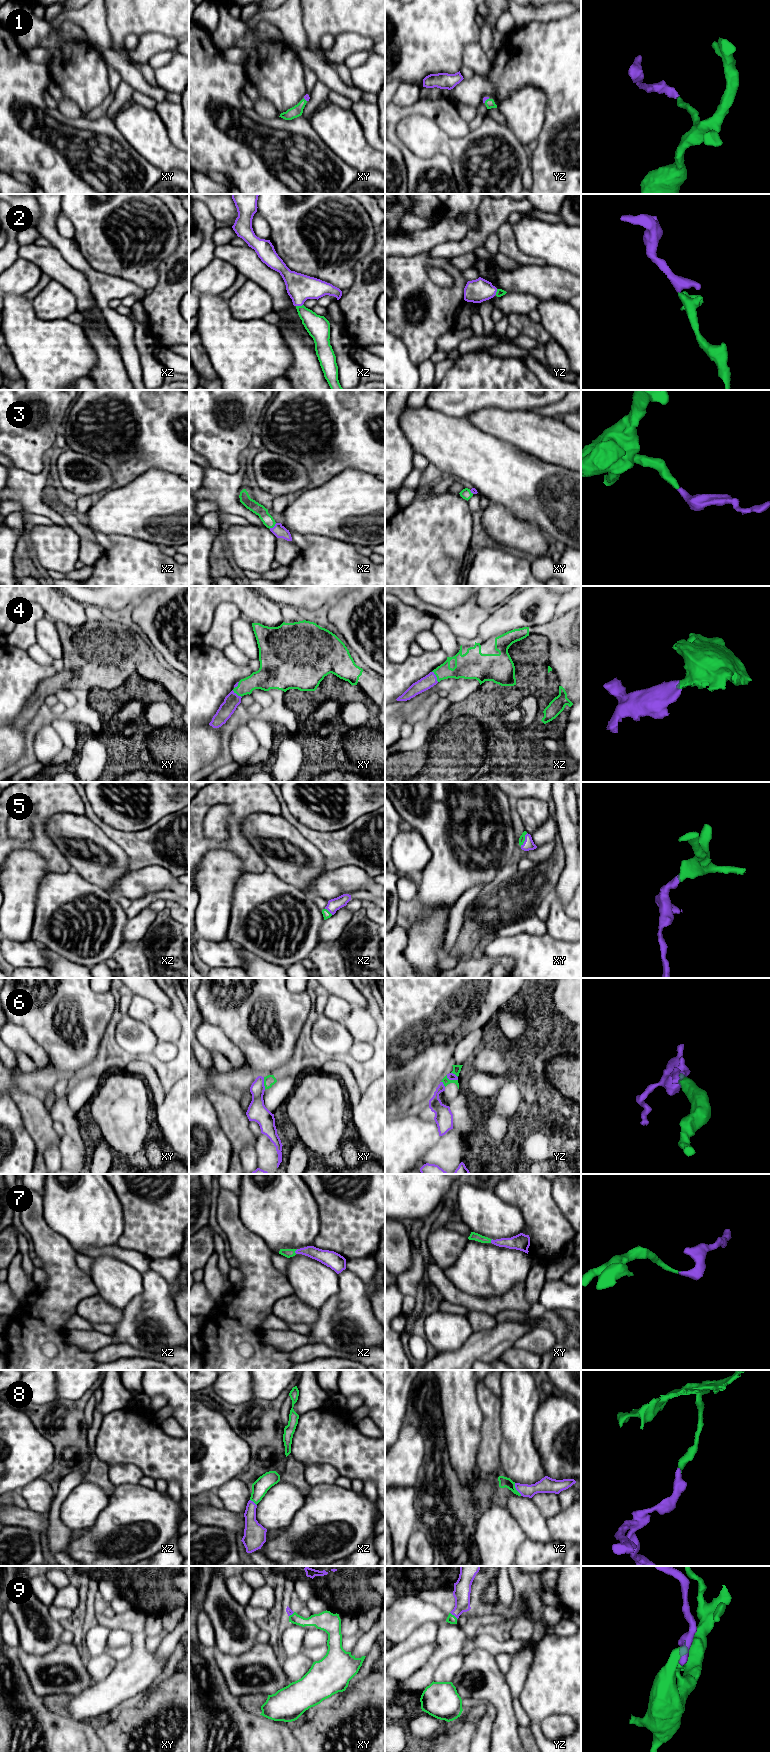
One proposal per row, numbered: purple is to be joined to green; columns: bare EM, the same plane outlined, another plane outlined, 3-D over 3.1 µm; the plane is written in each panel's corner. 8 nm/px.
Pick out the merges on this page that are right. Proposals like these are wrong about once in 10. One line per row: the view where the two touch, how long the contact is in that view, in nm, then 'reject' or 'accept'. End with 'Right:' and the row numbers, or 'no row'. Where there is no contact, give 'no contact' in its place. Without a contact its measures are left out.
1: meets green in yz; contact 60 nm long; accept
2: meets green in xz; contact 60 nm long; accept
3: meets green in xz; contact 80 nm long; accept
4: meets green in xz; contact 100 nm long; accept
5: meets green in xy; contact 130 nm long; accept
6: meets green in yz; contact 100 nm long; reject
7: meets green in xz; contact 40 nm long; accept
8: meets green in yz; contact 120 nm long; accept
9: meets green in yz; contact 80 nm long; accept
Right: 1, 2, 3, 4, 5, 7, 8, 9

